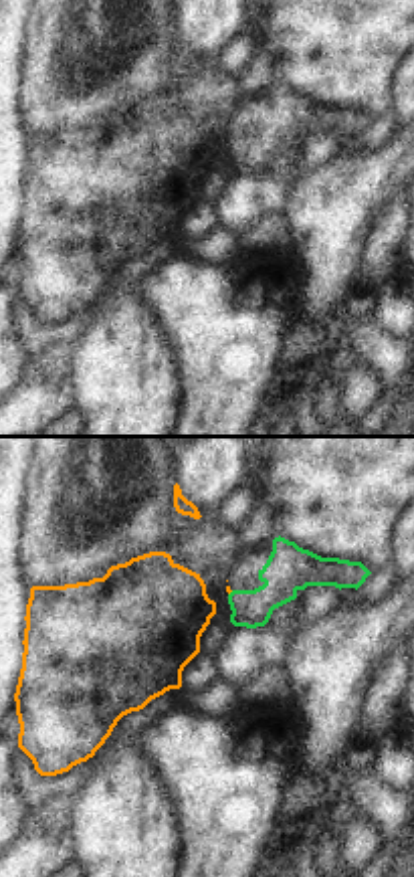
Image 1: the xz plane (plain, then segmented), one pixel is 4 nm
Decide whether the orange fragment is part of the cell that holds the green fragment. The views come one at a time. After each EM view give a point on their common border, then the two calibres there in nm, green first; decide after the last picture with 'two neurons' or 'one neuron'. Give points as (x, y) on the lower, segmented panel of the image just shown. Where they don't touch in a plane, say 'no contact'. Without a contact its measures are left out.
contact (231, 593); calibres 180 and 20 nm

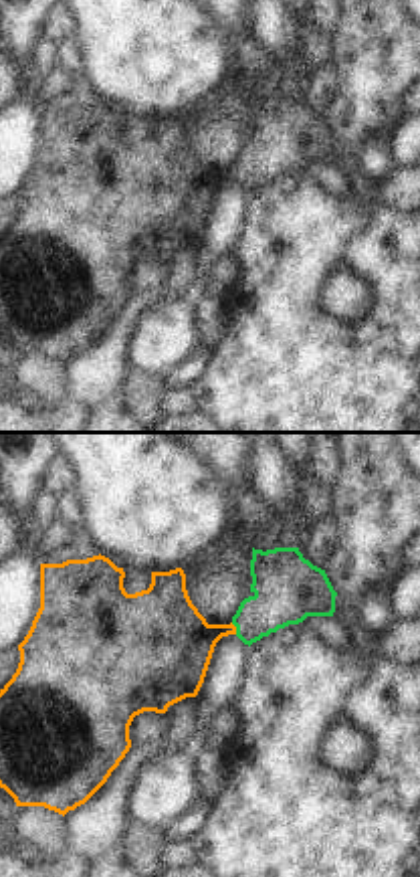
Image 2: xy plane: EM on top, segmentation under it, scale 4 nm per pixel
contact (237, 629); calibres 260 and 300 nm

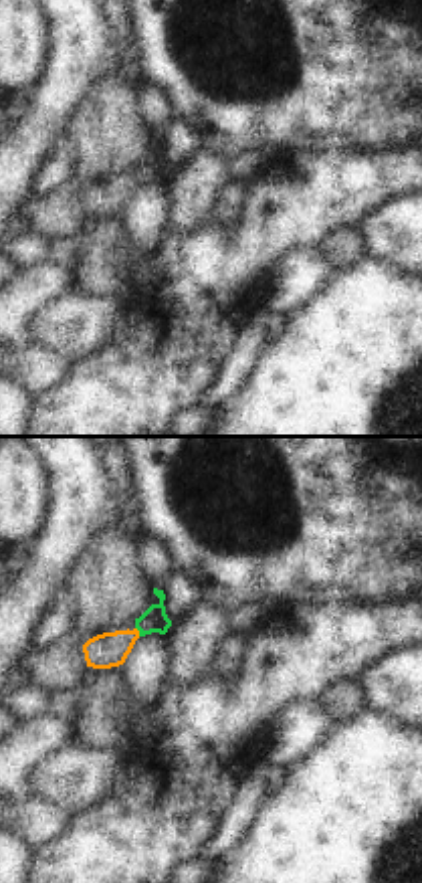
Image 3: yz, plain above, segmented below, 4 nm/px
contact (138, 629); calibres 100 and 140 nm

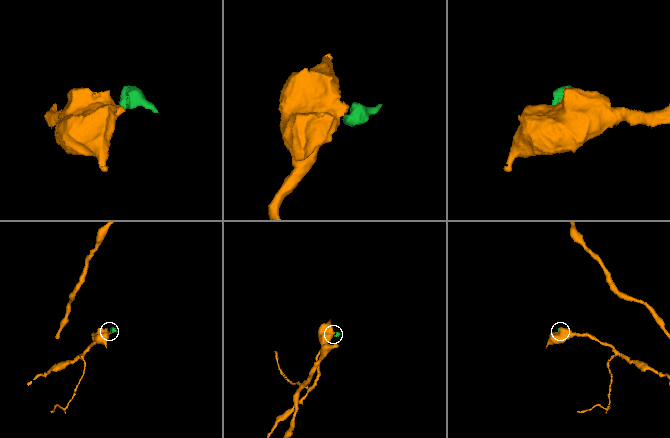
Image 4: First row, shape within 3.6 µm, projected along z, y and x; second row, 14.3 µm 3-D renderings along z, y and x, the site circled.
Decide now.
one neuron

